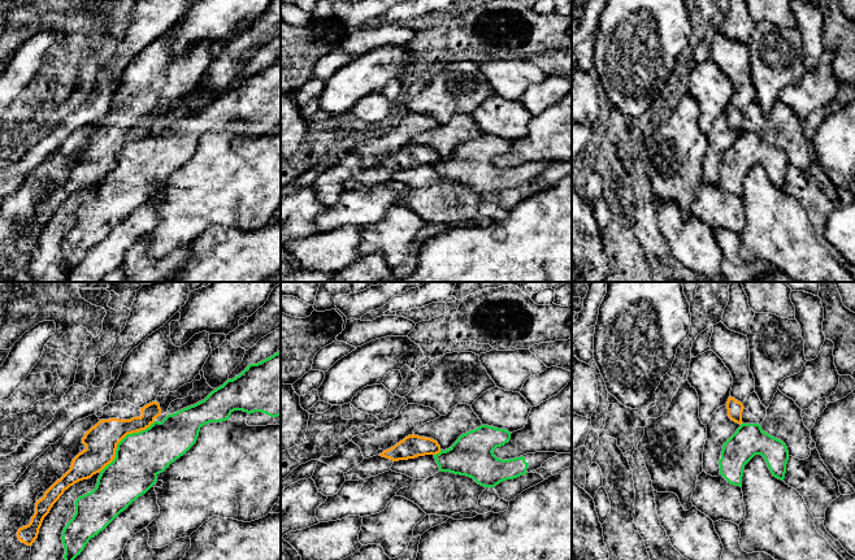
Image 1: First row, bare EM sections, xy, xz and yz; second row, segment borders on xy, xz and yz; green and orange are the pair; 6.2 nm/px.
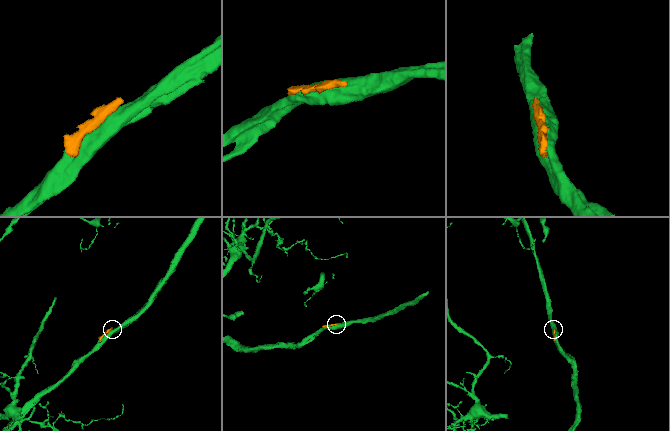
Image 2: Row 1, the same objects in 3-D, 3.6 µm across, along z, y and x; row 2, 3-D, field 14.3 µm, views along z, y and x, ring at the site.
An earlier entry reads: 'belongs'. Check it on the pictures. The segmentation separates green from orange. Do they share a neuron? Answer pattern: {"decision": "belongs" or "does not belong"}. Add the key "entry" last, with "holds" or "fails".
{"decision": "does not belong", "entry": "fails"}

